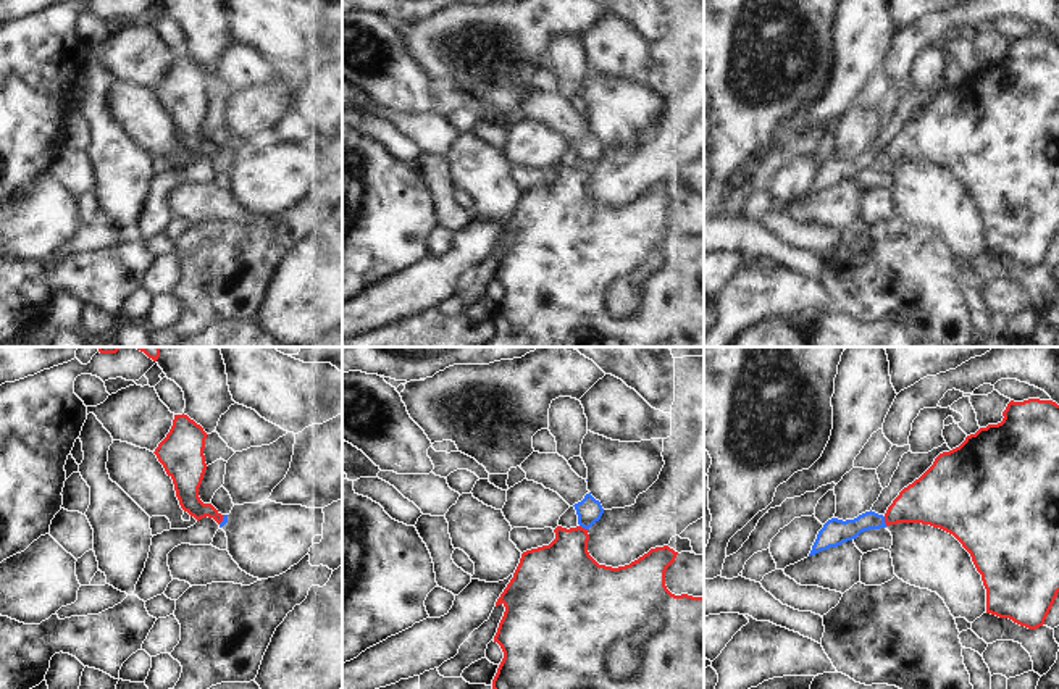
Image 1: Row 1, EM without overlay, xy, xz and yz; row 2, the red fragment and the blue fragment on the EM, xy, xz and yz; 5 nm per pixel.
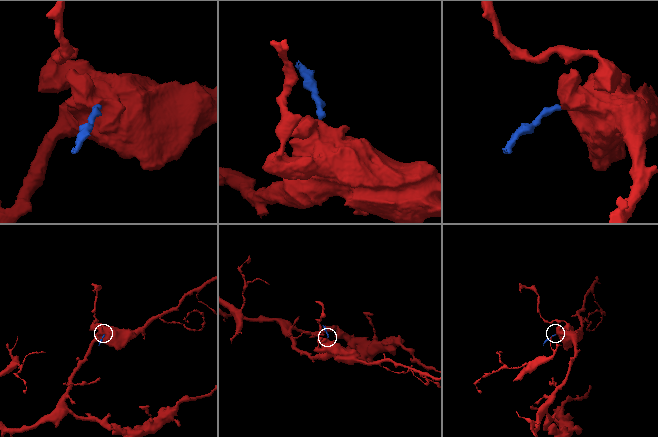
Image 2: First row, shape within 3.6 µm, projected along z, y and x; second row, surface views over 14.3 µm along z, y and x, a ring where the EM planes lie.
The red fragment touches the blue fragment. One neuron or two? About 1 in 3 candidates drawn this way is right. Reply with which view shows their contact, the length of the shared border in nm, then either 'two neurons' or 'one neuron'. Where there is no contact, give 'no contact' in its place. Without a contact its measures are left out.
yz | 50 nm | two neurons

